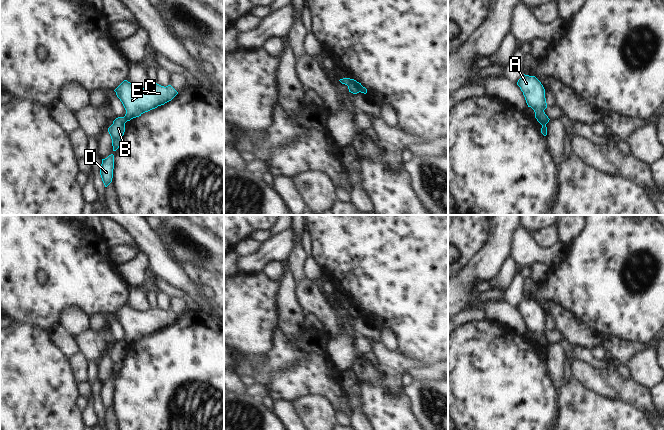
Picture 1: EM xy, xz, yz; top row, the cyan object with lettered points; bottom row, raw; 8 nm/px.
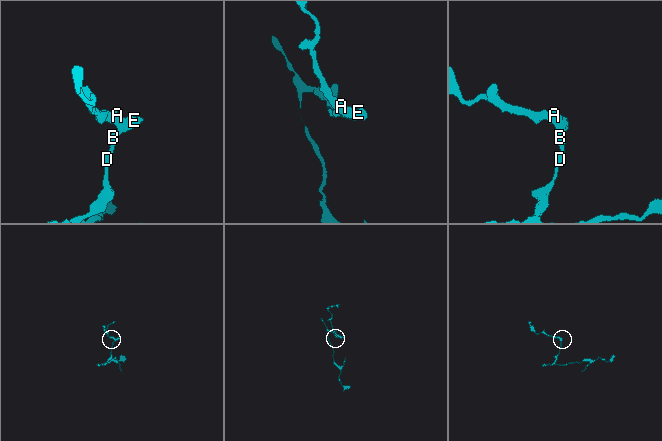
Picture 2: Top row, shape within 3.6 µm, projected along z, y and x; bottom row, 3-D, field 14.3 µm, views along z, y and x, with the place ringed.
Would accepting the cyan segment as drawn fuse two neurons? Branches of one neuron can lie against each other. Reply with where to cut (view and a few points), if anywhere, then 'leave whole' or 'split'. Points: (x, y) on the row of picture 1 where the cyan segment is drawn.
cut in yz along (537, 118), (545, 125); split

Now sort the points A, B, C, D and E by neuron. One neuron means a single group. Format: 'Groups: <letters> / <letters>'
Groups: A C E / B D.

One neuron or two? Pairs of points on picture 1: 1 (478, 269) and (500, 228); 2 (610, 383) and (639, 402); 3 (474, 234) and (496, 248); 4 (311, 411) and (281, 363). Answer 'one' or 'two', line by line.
1: one
2: one
3: two
4: two

